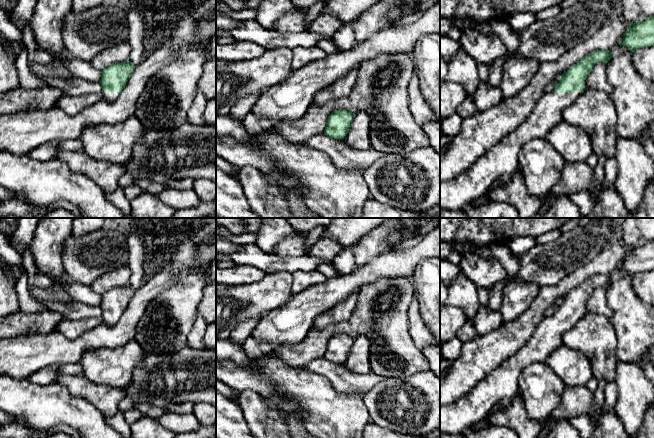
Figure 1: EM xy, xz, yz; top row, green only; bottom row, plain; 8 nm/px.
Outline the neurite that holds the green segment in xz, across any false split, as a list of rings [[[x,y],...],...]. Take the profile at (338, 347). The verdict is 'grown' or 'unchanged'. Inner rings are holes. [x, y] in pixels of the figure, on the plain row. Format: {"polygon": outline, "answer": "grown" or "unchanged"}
{"polygon": [[[339,333],[334,334],[328,341],[324,358],[330,362],[342,364],[346,361],[350,349],[354,343],[355,338],[352,336]]], "answer": "unchanged"}

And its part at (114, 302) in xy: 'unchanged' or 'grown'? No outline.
grown

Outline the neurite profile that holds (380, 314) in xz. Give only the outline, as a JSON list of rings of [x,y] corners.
[[[409,278],[378,279],[360,289],[349,320],[322,330],[313,327],[303,342],[281,345],[271,354],[288,365],[303,367],[324,356],[327,341],[334,334],[364,335],[371,341],[371,371],[384,378],[405,380],[429,369],[427,358],[409,333],[407,312],[414,296]]]

